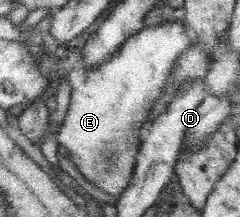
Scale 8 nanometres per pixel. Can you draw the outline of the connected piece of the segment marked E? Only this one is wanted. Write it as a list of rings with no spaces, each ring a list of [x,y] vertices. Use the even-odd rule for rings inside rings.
[[[183,20],[165,22],[164,24],[157,24],[151,27],[146,25],[143,31],[137,35],[133,35],[133,37],[130,38],[120,50],[117,50],[116,54],[113,54],[112,58],[109,58],[108,62],[105,62],[104,65],[95,66],[94,68],[88,68],[87,66],[76,67],[73,71],[69,71],[68,81],[71,86],[72,96],[62,130],[58,135],[59,143],[68,149],[72,155],[70,159],[78,166],[78,169],[82,172],[87,181],[93,183],[95,187],[99,187],[101,191],[105,191],[105,193],[109,195],[114,195],[117,199],[123,193],[123,190],[128,186],[129,180],[132,178],[133,170],[136,167],[136,157],[140,151],[141,130],[144,129],[144,126],[149,121],[150,109],[152,105],[154,105],[154,101],[164,93],[164,89],[166,89],[168,79],[170,78],[170,71],[176,66],[177,58],[192,44],[193,36],[188,30]]]

